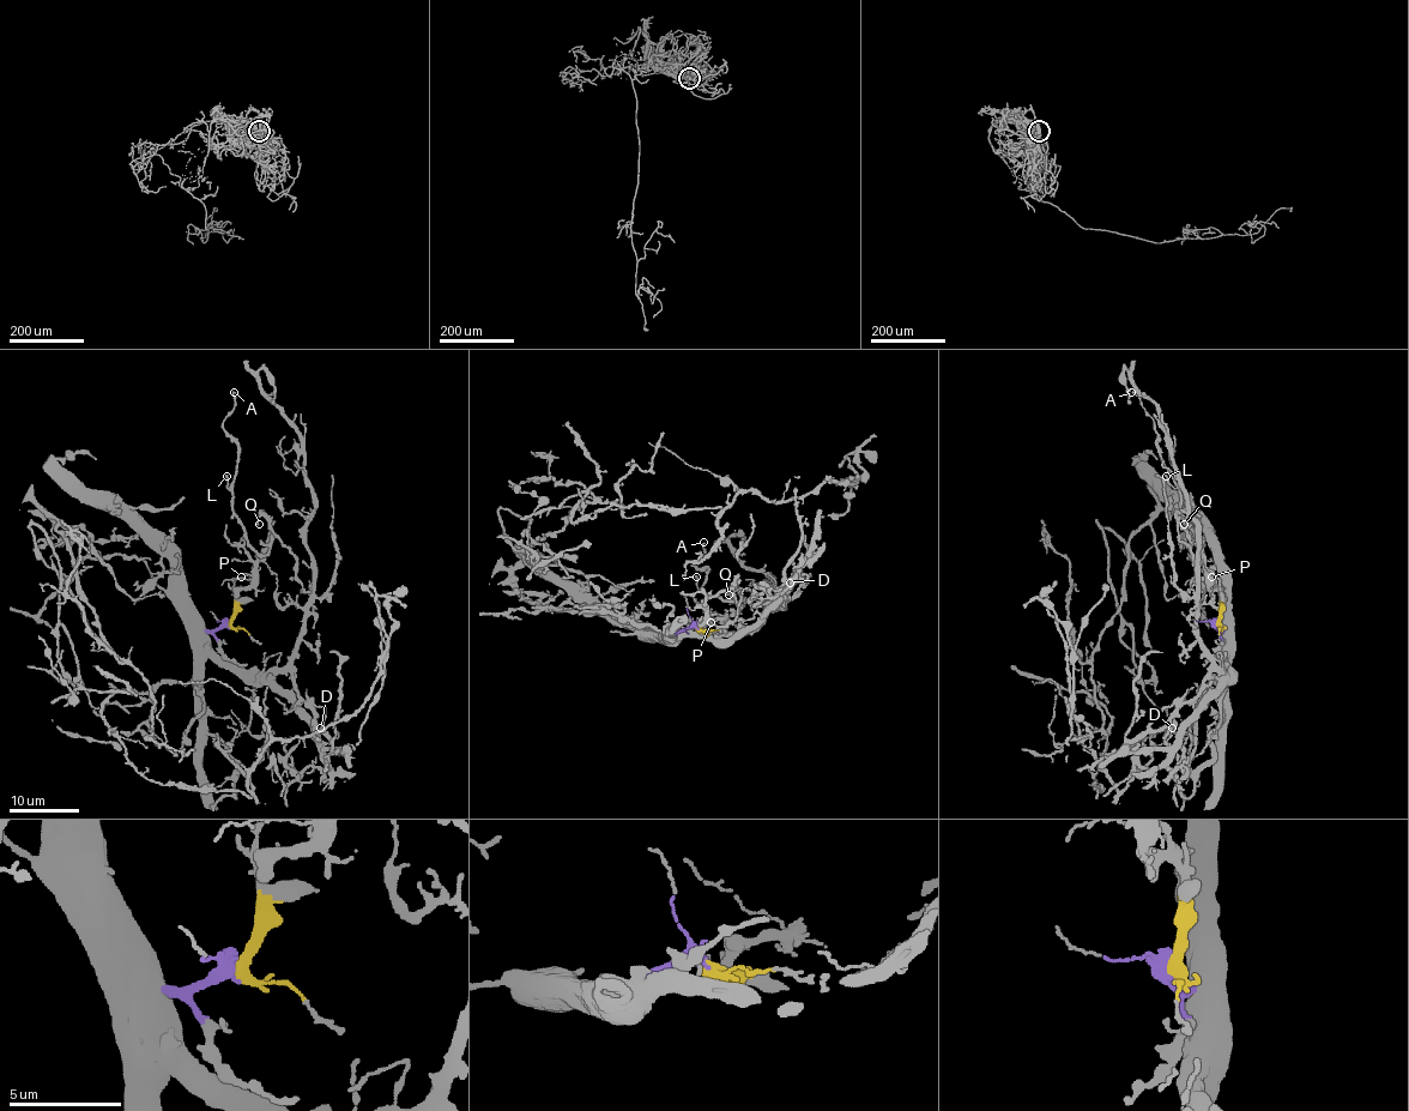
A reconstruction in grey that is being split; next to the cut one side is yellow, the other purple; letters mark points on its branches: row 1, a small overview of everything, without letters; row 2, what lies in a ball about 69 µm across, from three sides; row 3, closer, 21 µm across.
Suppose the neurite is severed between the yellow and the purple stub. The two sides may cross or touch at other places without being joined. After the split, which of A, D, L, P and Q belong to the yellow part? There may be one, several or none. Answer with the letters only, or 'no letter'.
A, L, P, Q

